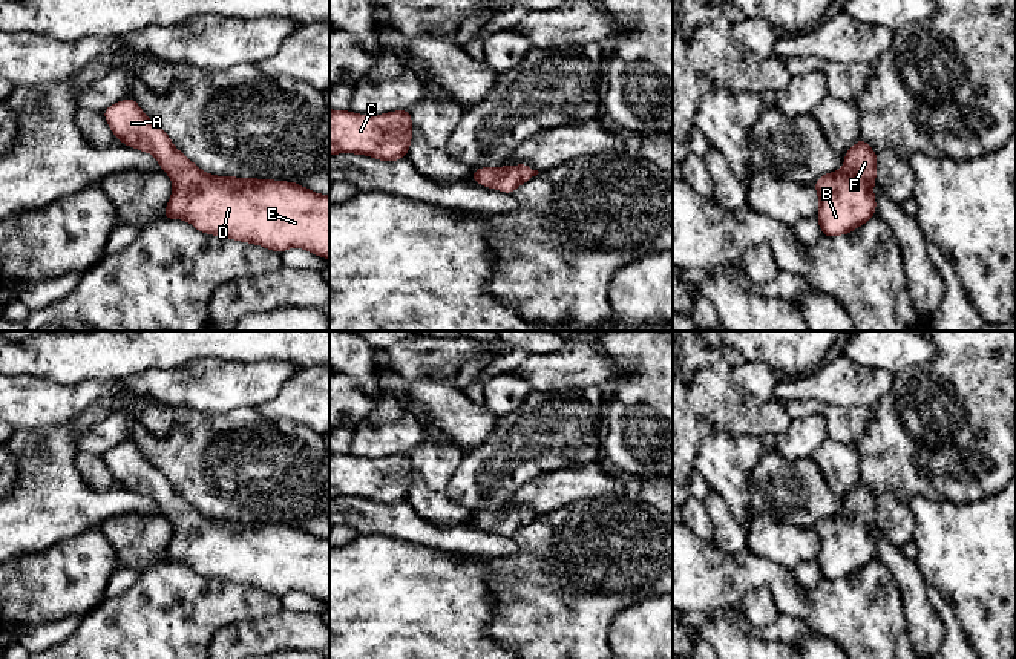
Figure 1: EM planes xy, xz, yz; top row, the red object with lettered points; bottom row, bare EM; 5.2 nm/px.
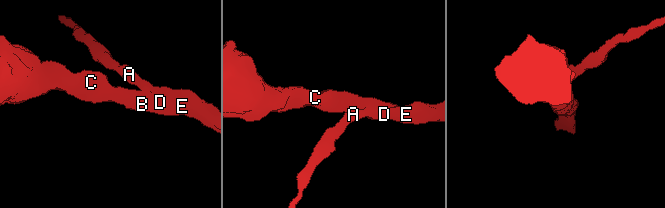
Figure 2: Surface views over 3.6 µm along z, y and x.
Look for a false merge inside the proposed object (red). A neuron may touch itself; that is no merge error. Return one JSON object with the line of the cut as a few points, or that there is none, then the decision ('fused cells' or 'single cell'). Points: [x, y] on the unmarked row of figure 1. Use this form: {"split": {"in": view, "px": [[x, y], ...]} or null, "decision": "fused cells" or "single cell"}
{"split": null, "decision": "single cell"}

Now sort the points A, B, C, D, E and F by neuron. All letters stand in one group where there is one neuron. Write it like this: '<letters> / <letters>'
A B C D E F

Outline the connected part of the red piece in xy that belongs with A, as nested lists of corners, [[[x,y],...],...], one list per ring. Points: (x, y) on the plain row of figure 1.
[[[133,441],[112,448],[103,458],[118,484],[152,497],[172,523],[172,541],[162,561],[188,564],[198,575],[257,587],[279,598],[296,590],[329,604],[329,539],[297,526],[205,516],[173,489]]]

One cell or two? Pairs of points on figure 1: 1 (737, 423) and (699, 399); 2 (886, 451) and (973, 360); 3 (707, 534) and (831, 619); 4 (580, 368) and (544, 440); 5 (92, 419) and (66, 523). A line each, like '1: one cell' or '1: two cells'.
1: one cell
2: one cell
3: two cells
4: two cells
5: one cell

